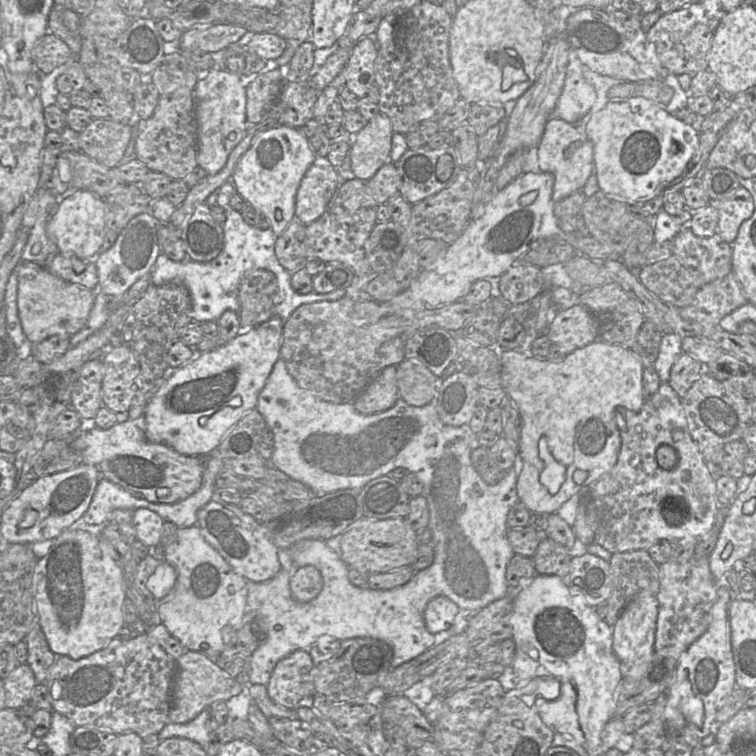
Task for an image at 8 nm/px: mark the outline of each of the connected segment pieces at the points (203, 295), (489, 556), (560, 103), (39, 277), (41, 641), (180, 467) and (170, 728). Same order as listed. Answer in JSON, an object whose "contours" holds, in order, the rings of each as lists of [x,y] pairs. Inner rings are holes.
{"contours":[[[[232,177],[217,190],[217,205],[225,211],[225,224],[223,227],[223,248],[219,255],[210,262],[175,262],[160,252],[150,273],[151,284],[160,286],[170,282],[180,282],[188,289],[192,299],[192,321],[202,323],[205,321],[218,321],[221,315],[232,310],[239,314],[240,303],[238,290],[242,278],[247,272],[263,269],[272,272],[277,280],[280,303],[276,307],[278,316],[284,326],[291,314],[301,305],[317,301],[336,301],[346,297],[345,290],[337,290],[327,294],[317,294],[312,291],[301,295],[291,286],[291,273],[284,269],[275,255],[275,242],[277,236],[271,228],[259,229],[248,225],[240,213],[230,206],[230,198],[236,191],[232,184]]],[[[280,357],[271,371],[262,391],[260,392],[256,405],[257,410],[263,416],[266,426],[269,427],[273,433],[274,443],[273,443],[273,454],[270,460],[270,464],[273,468],[276,468],[294,480],[297,480],[306,486],[308,486],[316,496],[327,494],[342,489],[362,489],[369,481],[378,478],[380,476],[389,474],[392,470],[398,467],[406,468],[407,470],[416,474],[420,482],[422,483],[422,495],[426,498],[429,508],[430,519],[428,523],[428,528],[432,534],[432,544],[434,546],[435,557],[432,564],[415,573],[414,576],[404,585],[390,589],[390,590],[372,590],[368,587],[356,587],[351,584],[348,578],[349,567],[342,560],[340,554],[332,549],[330,549],[325,541],[322,540],[301,540],[297,542],[290,548],[291,559],[296,568],[300,568],[306,565],[312,565],[316,567],[323,578],[323,588],[321,592],[313,600],[300,603],[292,598],[291,589],[290,589],[290,570],[283,569],[278,572],[273,578],[263,582],[253,582],[247,581],[248,587],[248,598],[247,598],[247,611],[256,612],[257,616],[260,616],[266,623],[268,629],[268,637],[266,642],[262,642],[258,648],[252,653],[249,657],[250,663],[250,676],[249,681],[252,684],[268,684],[271,674],[276,666],[276,664],[296,650],[306,650],[310,648],[313,643],[321,636],[328,635],[334,637],[340,641],[350,639],[350,638],[374,638],[386,642],[393,649],[393,660],[392,667],[398,667],[399,665],[408,662],[422,653],[429,650],[435,644],[435,636],[431,634],[425,625],[424,620],[424,611],[429,601],[437,596],[445,596],[453,601],[460,610],[469,611],[475,613],[478,610],[488,606],[492,602],[502,599],[509,594],[509,587],[506,581],[506,569],[507,565],[510,562],[511,558],[515,554],[512,546],[508,541],[508,525],[507,525],[507,516],[509,510],[520,500],[518,496],[517,483],[518,477],[512,468],[509,469],[504,476],[493,485],[486,483],[481,475],[474,469],[471,463],[471,452],[475,447],[475,440],[477,435],[475,435],[469,425],[463,426],[450,426],[442,422],[440,419],[434,401],[430,404],[427,404],[422,407],[415,407],[407,404],[402,398],[398,398],[396,403],[388,410],[376,413],[376,414],[361,414],[356,411],[353,402],[348,403],[331,403],[324,400],[321,400],[314,396],[309,391],[301,388],[295,382],[293,377],[288,372],[287,366],[282,357]]],[[[570,48],[564,85],[550,118],[576,123],[591,110],[597,94],[594,86],[585,78],[584,68]]],[[[20,262],[16,271],[18,314],[29,343],[38,343],[51,336],[71,337],[85,326],[97,290],[64,281],[33,262]]],[[[39,624],[28,633],[25,640],[28,646],[27,663],[34,672],[37,684],[44,683],[56,655],[51,651]]],[[[143,419],[118,421],[109,429],[94,427],[87,432],[78,432],[72,445],[80,453],[82,463],[98,469],[100,479],[107,479],[152,503],[179,502],[202,484],[203,458],[184,455],[165,444],[150,442],[144,434]]],[[[205,709],[187,723],[168,722],[157,735],[161,740],[171,737],[187,738],[206,748],[210,738],[210,718],[210,709]]]]}

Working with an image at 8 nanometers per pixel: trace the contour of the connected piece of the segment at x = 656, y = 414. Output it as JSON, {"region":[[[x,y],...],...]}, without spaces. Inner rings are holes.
{"region":[[[669,382],[661,383],[656,393],[645,400],[640,411],[632,412],[619,407],[615,420],[622,435],[617,462],[582,495],[582,500],[589,498],[595,513],[595,543],[611,554],[649,550],[660,539],[667,539],[674,546],[694,548],[712,530],[718,504],[716,481],[689,433],[682,399]],[[626,426],[636,426],[636,430],[628,432]],[[662,444],[672,446],[678,454],[678,463],[672,470],[661,468],[656,461],[657,448]]]}

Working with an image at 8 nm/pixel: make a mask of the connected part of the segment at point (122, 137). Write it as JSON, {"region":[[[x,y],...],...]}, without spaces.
{"region":[[[110,118],[92,119],[79,134],[80,151],[109,168],[116,168],[133,136],[130,124]]]}

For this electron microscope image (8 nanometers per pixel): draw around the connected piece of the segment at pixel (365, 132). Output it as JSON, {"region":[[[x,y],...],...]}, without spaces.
{"region":[[[383,113],[351,135],[348,157],[354,178],[367,182],[389,160],[392,135],[391,121]]]}

